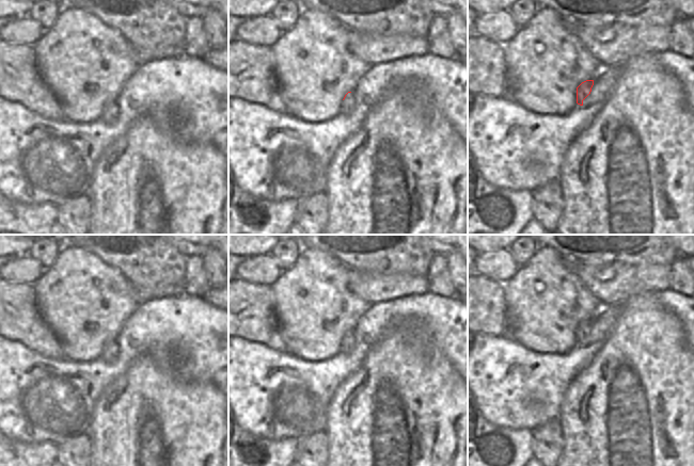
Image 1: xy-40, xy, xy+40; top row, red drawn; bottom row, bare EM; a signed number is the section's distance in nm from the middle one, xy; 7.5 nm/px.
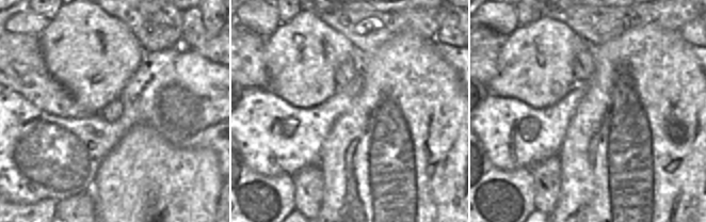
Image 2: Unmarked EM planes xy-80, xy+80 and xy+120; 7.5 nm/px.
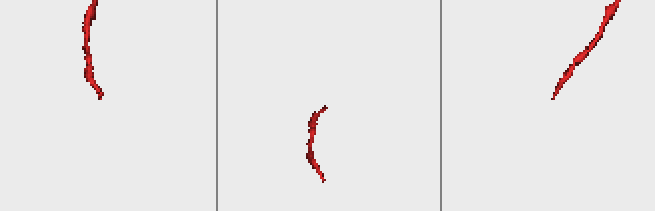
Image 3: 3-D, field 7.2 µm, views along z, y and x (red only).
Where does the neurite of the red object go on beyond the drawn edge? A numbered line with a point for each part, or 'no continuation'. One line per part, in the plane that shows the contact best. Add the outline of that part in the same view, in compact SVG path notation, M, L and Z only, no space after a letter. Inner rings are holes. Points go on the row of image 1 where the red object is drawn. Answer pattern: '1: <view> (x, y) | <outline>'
1: xy (347, 107) | M348 93L345 99L342 101L340 112L343 114L351 114L354 111L354 98L352 93Z

